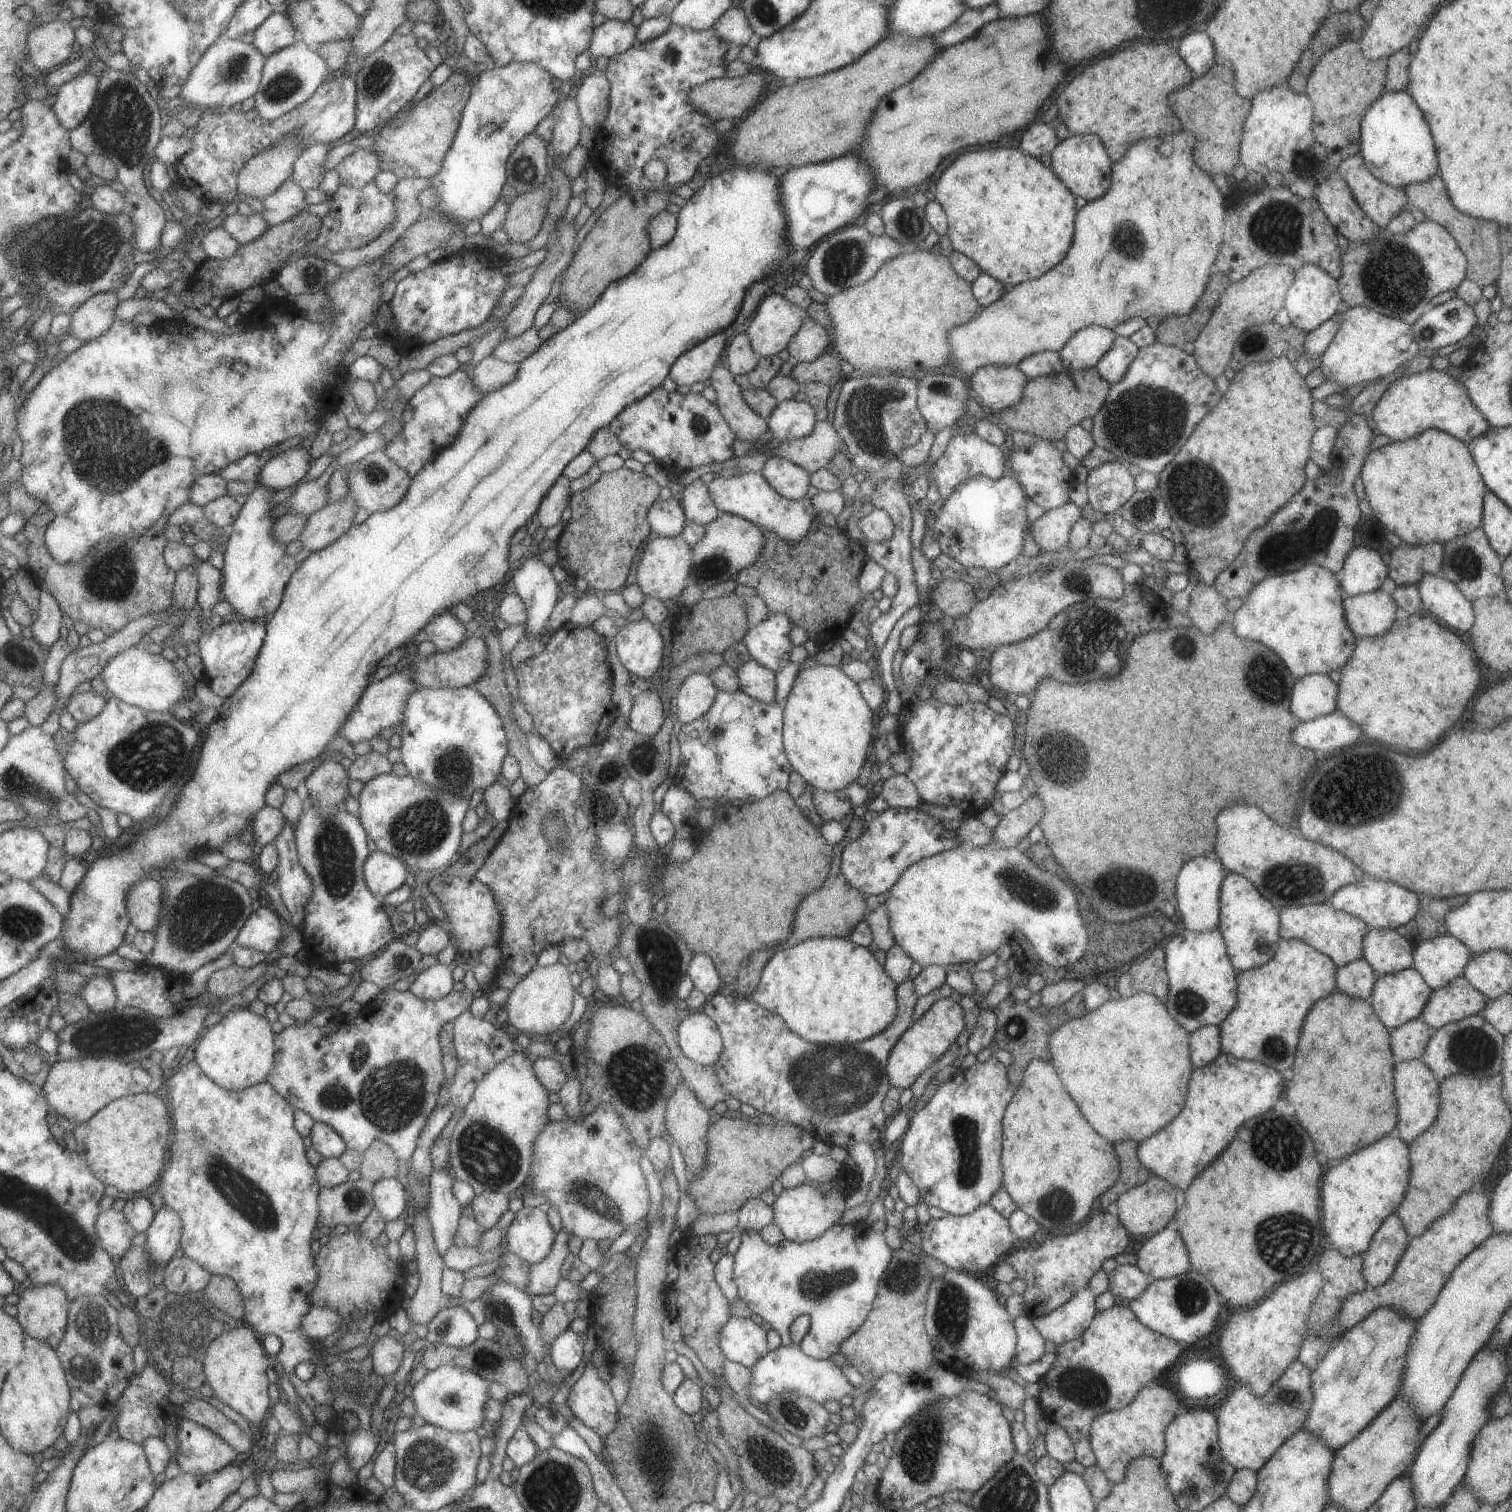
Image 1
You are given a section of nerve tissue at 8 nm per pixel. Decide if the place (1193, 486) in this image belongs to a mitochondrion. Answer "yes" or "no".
yes

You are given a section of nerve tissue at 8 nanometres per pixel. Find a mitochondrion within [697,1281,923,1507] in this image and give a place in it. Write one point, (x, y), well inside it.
(772, 1458)

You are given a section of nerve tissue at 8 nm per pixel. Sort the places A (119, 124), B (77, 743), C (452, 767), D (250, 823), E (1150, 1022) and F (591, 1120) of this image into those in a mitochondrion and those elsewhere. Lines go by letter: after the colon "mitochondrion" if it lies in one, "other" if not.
A: mitochondrion
B: other
C: mitochondrion
D: other
E: other
F: other

